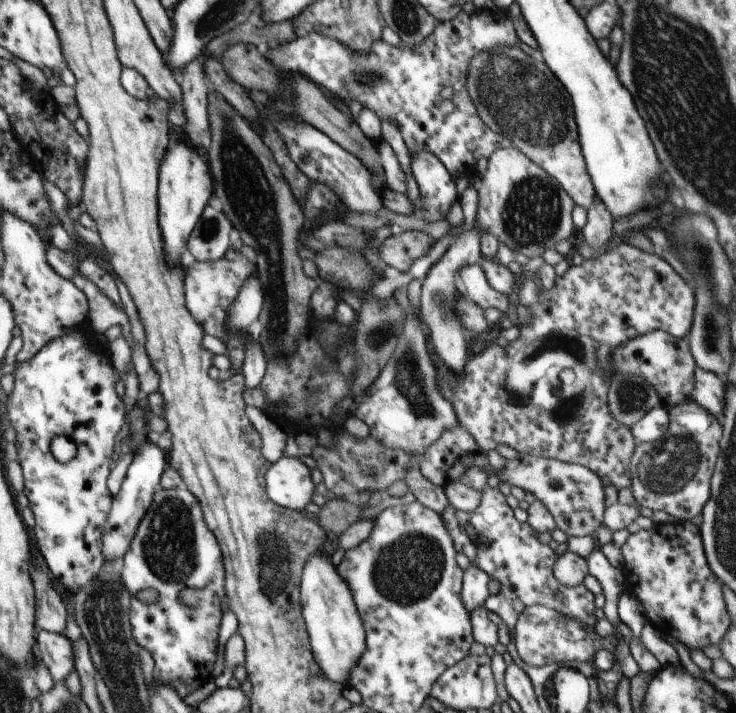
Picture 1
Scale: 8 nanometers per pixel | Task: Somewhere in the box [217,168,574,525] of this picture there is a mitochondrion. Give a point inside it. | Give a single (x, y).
(532, 212)

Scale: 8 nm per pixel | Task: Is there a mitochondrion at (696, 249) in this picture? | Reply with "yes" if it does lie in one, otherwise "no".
yes

